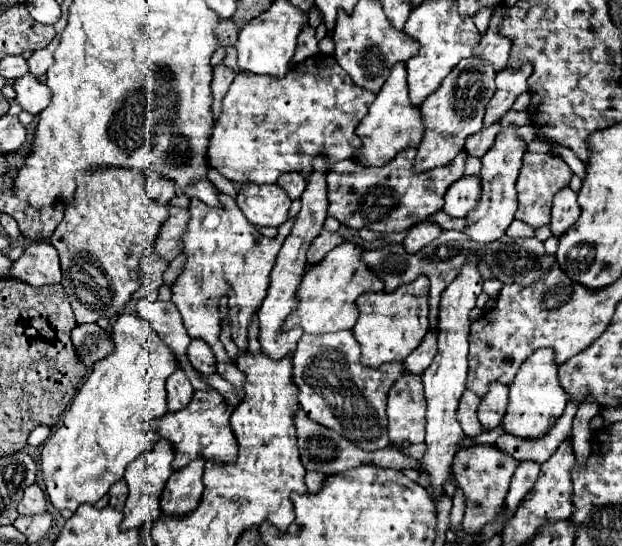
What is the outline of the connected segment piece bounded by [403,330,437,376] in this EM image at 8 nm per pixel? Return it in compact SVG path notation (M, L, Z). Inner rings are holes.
M429 330L427 336L425 336L425 340L421 342L421 348L413 350L403 360L403 372L411 374L411 376L419 376L431 364L433 352L437 352L437 330Z

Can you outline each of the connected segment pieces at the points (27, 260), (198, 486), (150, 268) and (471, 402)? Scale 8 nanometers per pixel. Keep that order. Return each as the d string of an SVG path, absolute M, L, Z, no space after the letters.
M49 242L31 244L25 254L13 262L11 278L27 282L31 286L49 286L61 282L61 266L57 250Z
M195 460L189 468L171 474L161 494L161 510L165 516L179 518L191 514L199 506L203 494L203 464L203 460Z
M153 252L153 254L145 256L145 260L141 262L141 268L143 268L143 272L145 272L145 282L143 282L143 286L133 294L135 300L147 298L147 296L155 294L155 292L161 288L161 284L163 284L163 274L165 274L165 270L169 268L169 262Z
M465 390L463 396L461 396L456 418L467 436L477 436L477 434L483 432L481 424L477 420L477 406L479 406L479 402L481 400L477 396L473 396L473 392L469 392L469 390Z

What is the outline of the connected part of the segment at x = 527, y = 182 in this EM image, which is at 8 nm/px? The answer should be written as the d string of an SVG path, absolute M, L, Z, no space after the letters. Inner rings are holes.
M525 152L523 156L523 166L519 172L519 180L517 180L517 192L519 192L519 208L515 218L529 224L531 228L541 228L545 224L549 224L551 220L551 200L553 196L569 186L573 172L569 170L569 166L555 154L537 154L537 152Z

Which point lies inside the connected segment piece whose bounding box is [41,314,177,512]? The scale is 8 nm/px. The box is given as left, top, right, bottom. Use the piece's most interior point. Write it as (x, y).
(107, 426)

